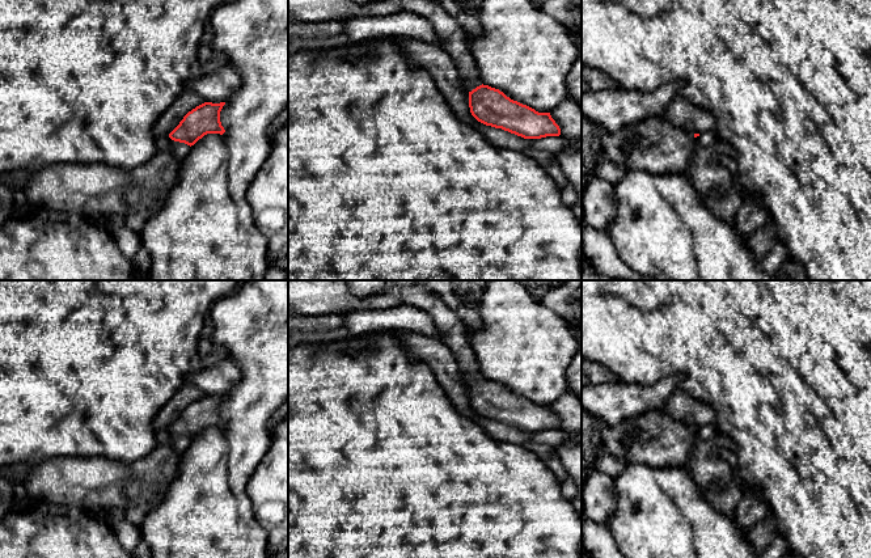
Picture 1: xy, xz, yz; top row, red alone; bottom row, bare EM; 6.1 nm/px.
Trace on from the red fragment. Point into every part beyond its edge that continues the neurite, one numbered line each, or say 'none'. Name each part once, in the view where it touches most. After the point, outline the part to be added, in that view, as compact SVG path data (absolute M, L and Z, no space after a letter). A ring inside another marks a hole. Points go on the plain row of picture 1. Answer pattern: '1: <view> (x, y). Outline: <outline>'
1: xy (180, 443). Outline: M172 434L170 437L172 448L176 449L181 456L189 448L190 443L191 443L190 439Z

